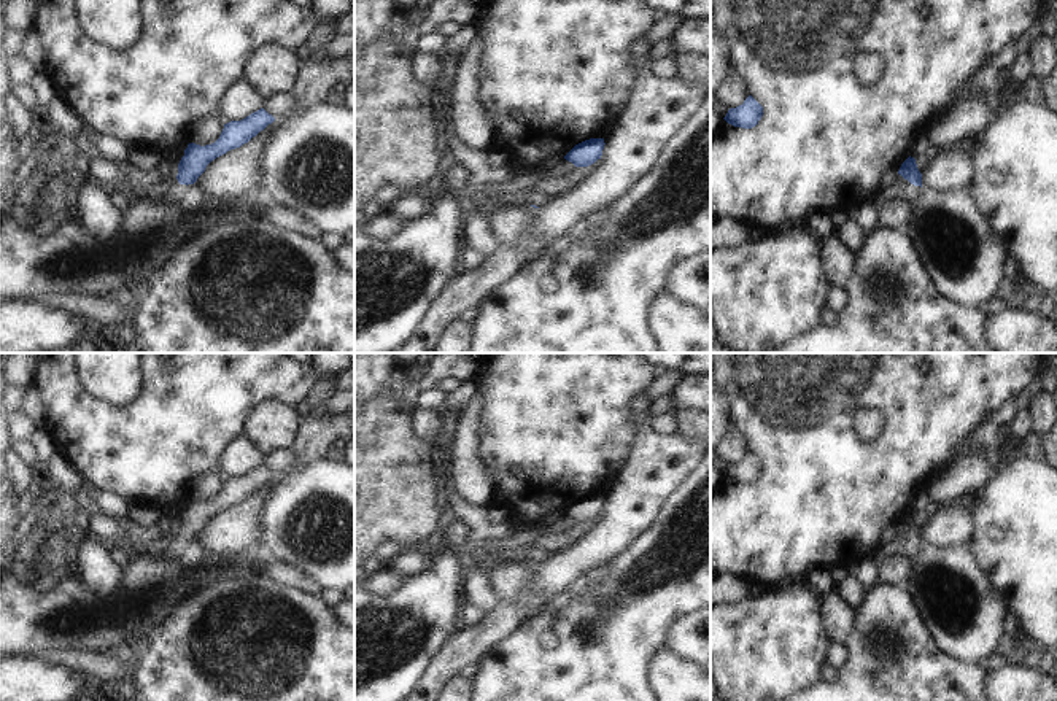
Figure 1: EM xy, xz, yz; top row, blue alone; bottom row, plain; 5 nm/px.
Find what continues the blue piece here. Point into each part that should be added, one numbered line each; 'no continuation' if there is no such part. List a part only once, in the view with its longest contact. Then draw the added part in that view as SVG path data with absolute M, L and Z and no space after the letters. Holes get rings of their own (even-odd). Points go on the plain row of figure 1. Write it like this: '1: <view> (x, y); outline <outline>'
1: yz (902, 544); outline M898 529L893 531L890 537L893 539L892 544L885 542L877 552L873 553L873 558L877 563L884 561L890 553L901 553L903 556L914 560L922 552L920 542L911 540Z

